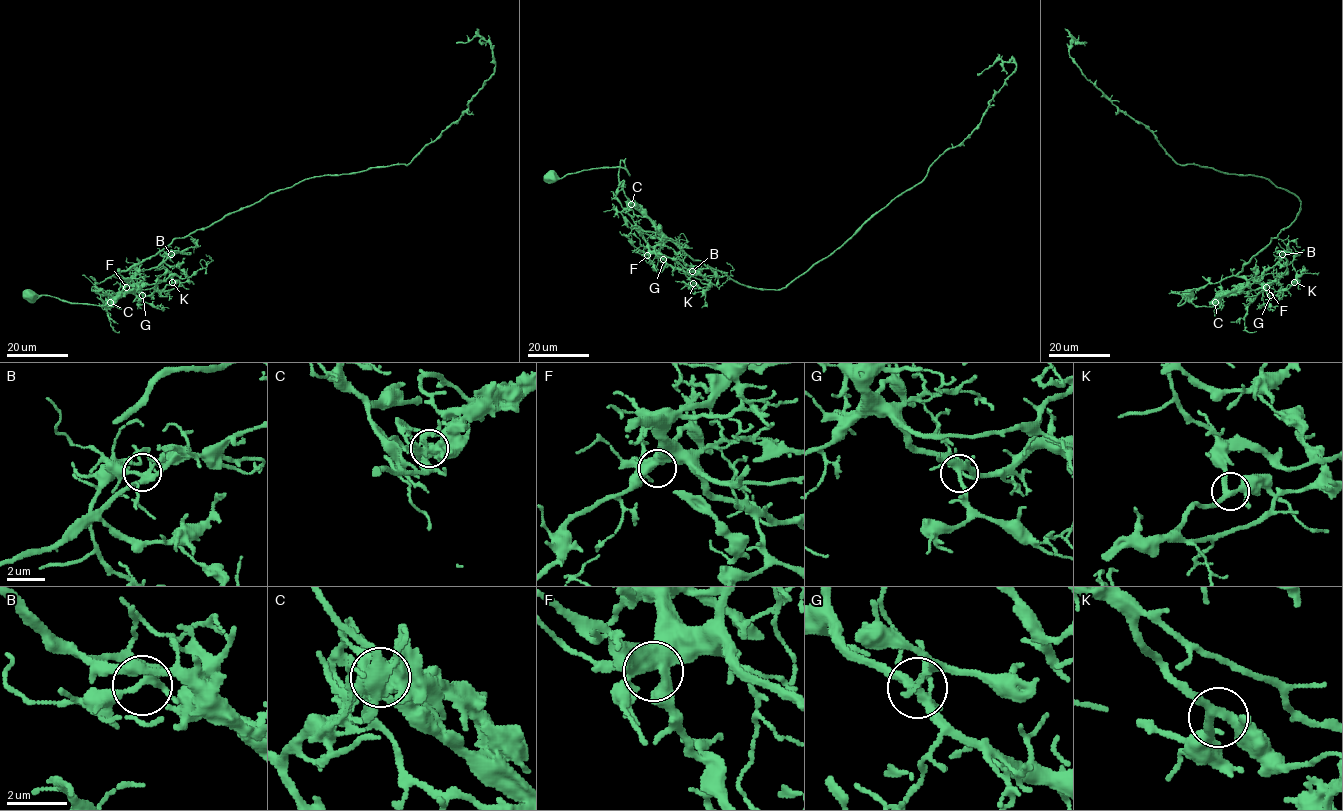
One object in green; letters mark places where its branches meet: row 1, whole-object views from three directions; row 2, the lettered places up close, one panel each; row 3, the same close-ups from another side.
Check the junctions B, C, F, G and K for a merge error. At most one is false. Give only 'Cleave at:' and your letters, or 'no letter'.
Cleave at: C

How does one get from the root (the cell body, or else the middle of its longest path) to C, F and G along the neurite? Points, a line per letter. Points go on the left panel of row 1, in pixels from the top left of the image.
C: (29, 295), (105, 305), (108, 296), (95, 284), (113, 275), (121, 281), (119, 291), (101, 296), (110, 302)
F: (29, 295), (105, 305), (108, 296), (98, 291), (95, 284), (113, 275), (125, 279), (126, 287)
G: (29, 295), (105, 305), (108, 296), (98, 291), (95, 284), (112, 275), (125, 279), (142, 295)

